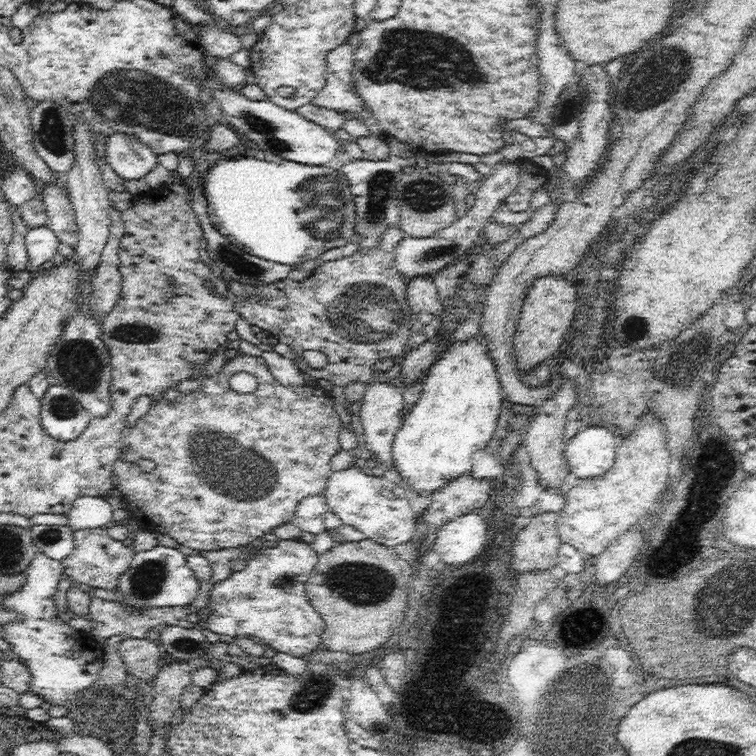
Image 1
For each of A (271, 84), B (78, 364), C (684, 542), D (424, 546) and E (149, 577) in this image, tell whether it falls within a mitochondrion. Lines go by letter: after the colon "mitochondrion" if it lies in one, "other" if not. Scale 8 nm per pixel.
A: other
B: mitochondrion
C: other
D: other
E: mitochondrion

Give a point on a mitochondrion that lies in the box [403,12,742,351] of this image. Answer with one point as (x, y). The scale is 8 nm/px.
(661, 74)

